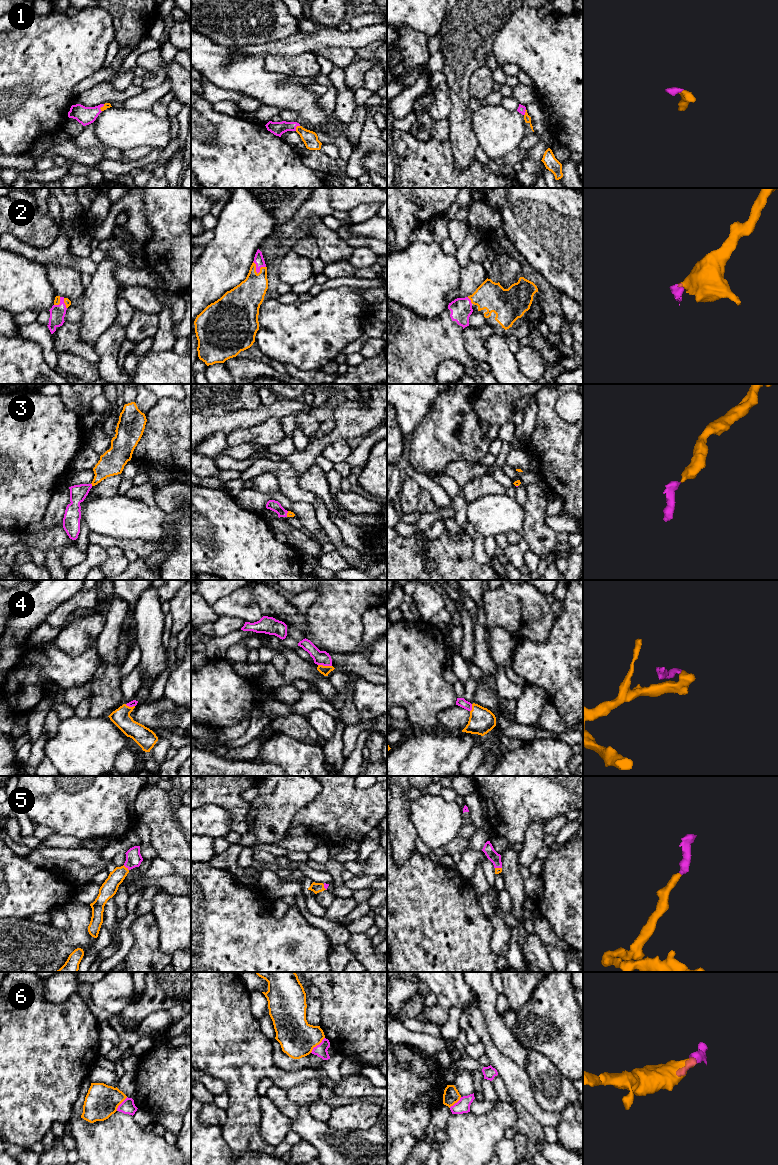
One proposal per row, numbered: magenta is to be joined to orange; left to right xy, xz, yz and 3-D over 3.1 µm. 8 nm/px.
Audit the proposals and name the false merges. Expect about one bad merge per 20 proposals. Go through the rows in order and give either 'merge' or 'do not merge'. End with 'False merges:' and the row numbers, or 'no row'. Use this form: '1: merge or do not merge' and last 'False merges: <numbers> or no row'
1: merge
2: merge
3: merge
4: merge
5: merge
6: do not merge
False merges: 6

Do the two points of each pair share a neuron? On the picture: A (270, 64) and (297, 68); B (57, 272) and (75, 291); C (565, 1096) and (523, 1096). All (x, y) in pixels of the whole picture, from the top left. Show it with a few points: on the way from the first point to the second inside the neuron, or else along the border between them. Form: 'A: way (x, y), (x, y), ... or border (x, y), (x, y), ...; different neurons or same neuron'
A: way (277, 64), (290, 66); same neuron
B: way (61, 277), (70, 286); same neuron
C: border (527, 1074), (536, 1103), (542, 1109), (551, 1112); different neurons

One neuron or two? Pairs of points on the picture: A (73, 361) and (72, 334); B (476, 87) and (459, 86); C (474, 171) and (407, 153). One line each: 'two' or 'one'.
A: two
B: two
C: one

